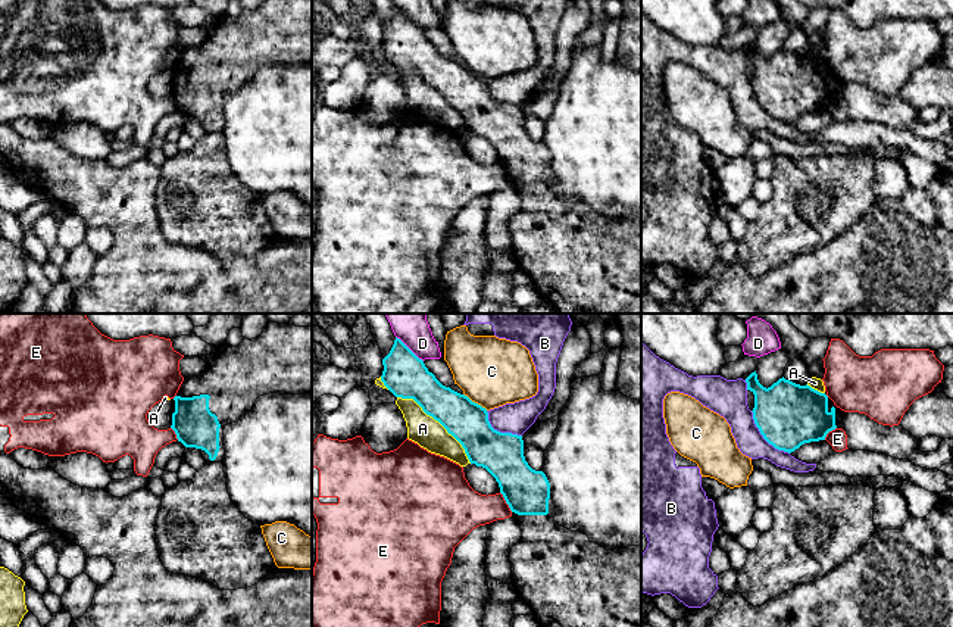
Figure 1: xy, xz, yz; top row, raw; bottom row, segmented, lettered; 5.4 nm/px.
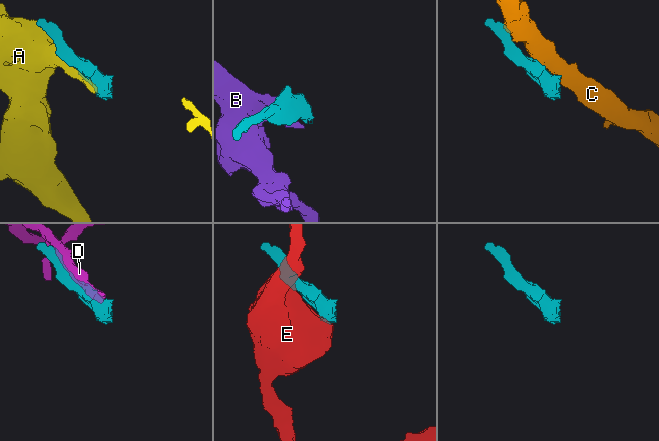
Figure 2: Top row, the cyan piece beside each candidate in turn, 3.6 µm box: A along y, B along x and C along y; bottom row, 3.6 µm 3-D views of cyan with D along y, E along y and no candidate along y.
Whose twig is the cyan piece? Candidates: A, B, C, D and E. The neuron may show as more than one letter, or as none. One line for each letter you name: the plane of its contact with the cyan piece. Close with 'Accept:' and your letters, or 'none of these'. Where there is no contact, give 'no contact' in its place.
Accept: none of these

